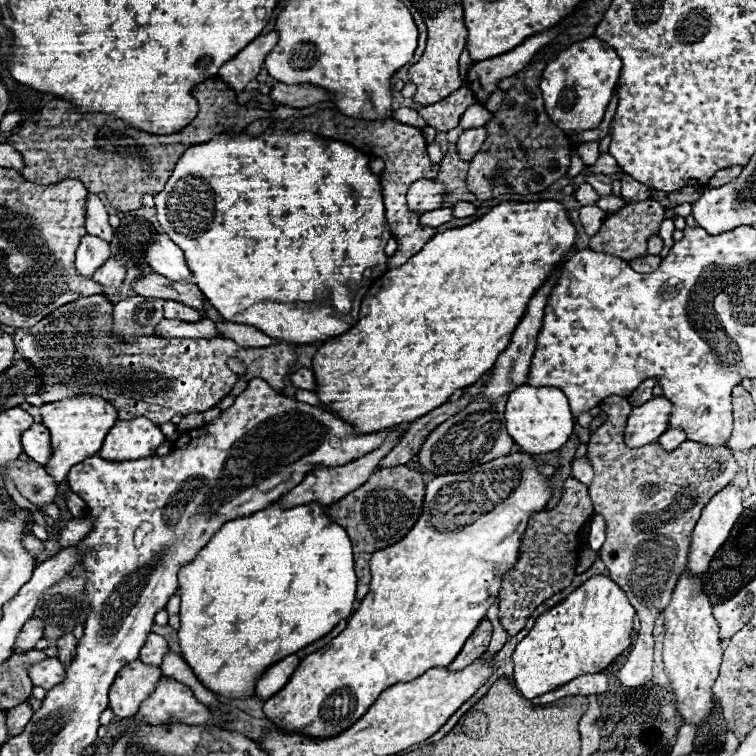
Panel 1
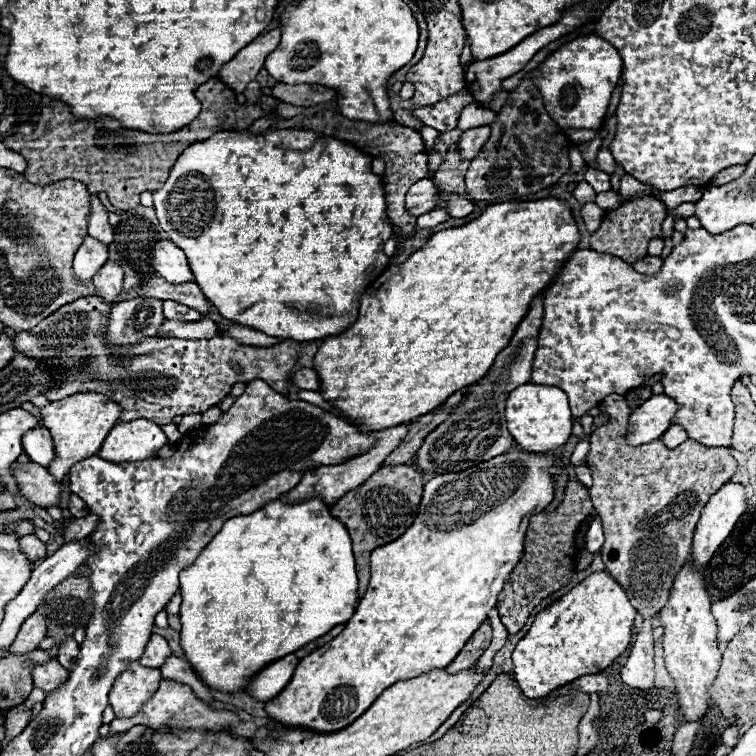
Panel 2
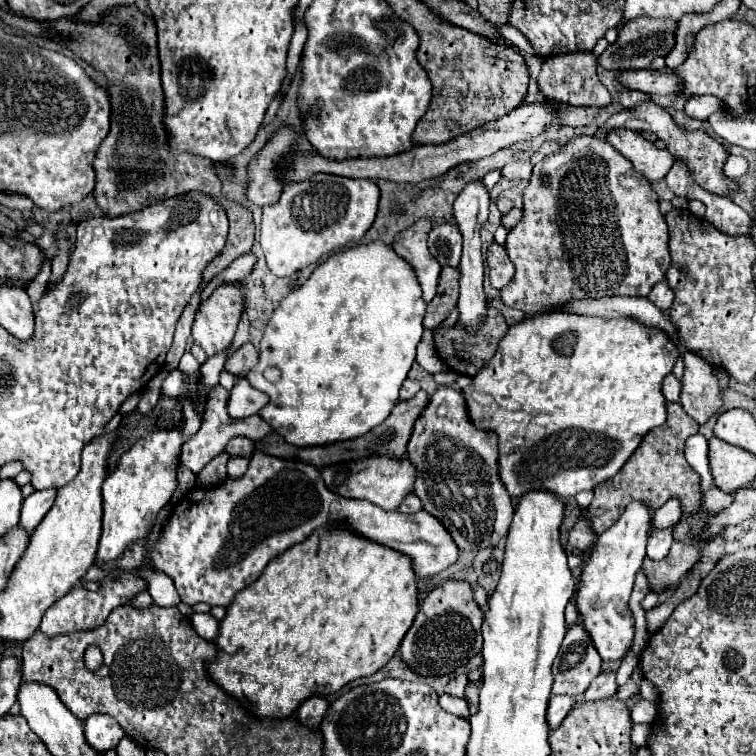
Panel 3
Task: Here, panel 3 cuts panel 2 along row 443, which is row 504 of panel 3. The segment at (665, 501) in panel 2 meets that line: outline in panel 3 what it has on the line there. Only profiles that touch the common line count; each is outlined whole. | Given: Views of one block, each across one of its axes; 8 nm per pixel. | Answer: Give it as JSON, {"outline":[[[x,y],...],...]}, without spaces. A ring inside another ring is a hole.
{"outline":[[[666,404],[668,420],[662,428],[654,428],[650,436],[646,436],[644,444],[638,448],[638,452],[626,462],[626,468],[614,476],[614,480],[606,480],[606,484],[600,484],[594,488],[594,500],[588,506],[594,532],[602,534],[618,516],[622,514],[622,508],[630,504],[630,500],[646,500],[652,504],[652,508],[660,508],[668,498],[678,496],[682,500],[682,516],[688,516],[694,512],[692,508],[698,508],[700,492],[698,492],[698,474],[686,464],[684,458],[684,442],[698,432],[698,424],[694,418],[690,418],[680,404]]]}

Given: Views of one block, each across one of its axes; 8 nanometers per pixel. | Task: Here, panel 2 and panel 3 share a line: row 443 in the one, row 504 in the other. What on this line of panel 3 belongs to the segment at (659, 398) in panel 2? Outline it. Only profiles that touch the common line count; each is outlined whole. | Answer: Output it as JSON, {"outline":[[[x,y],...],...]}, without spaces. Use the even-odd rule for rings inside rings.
{"outline":[[[634,500],[626,506],[618,522],[598,536],[594,552],[588,564],[582,568],[580,584],[574,594],[578,612],[582,614],[582,626],[590,632],[602,660],[624,660],[634,642],[634,616],[628,608],[634,576],[646,556],[646,542],[652,532],[652,508],[648,502]]]}

